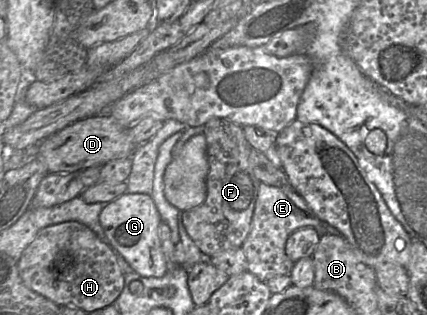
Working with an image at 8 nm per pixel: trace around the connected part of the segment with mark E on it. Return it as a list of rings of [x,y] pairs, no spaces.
[[[261,182],[251,230],[242,245],[248,263],[247,271],[263,282],[278,275],[289,275],[295,264],[285,252],[289,235],[299,228],[311,226],[322,236],[328,233],[324,224],[327,223],[318,218],[291,185],[277,187]]]

